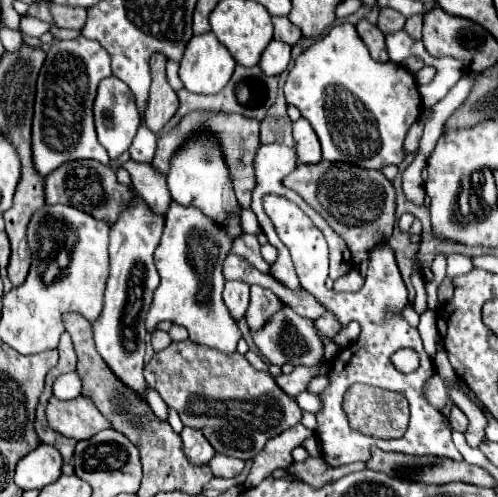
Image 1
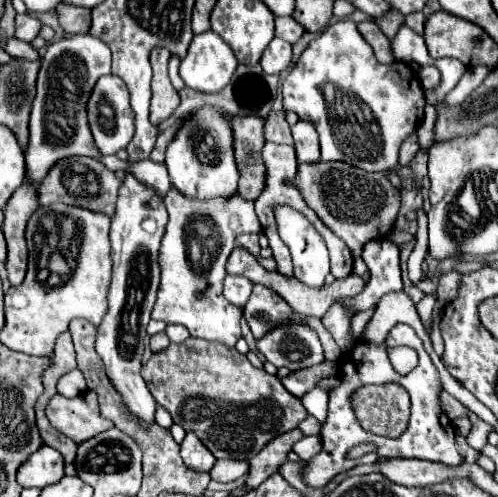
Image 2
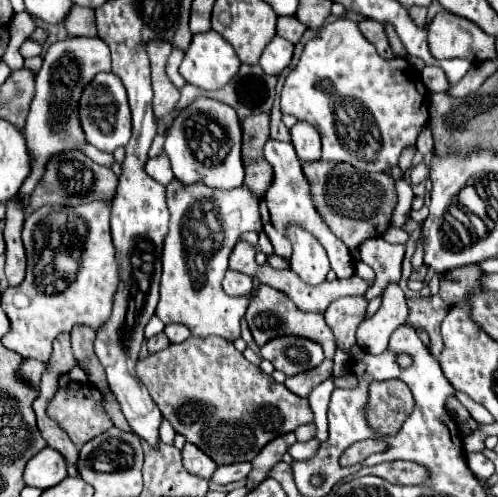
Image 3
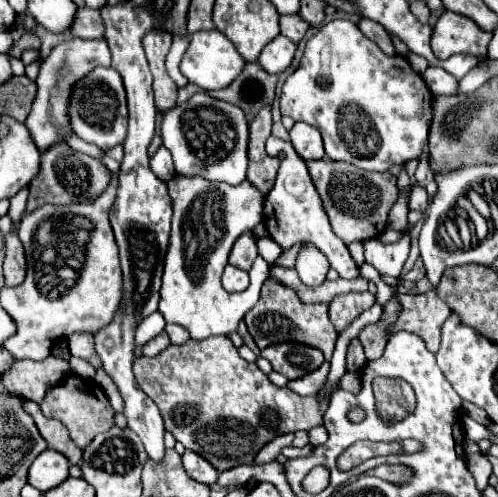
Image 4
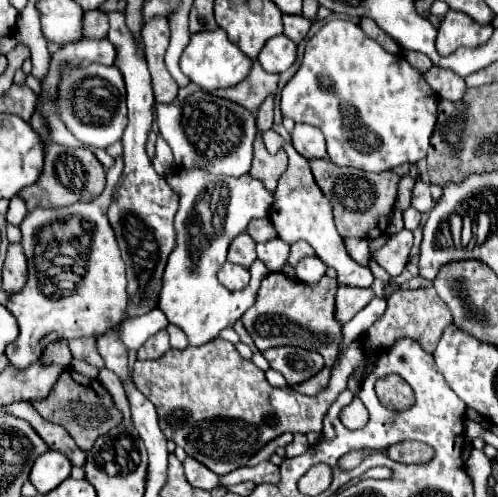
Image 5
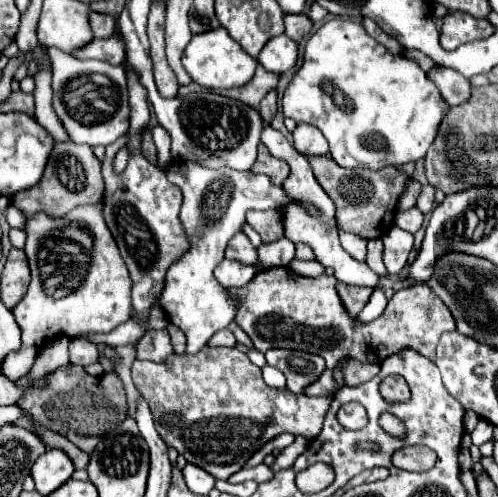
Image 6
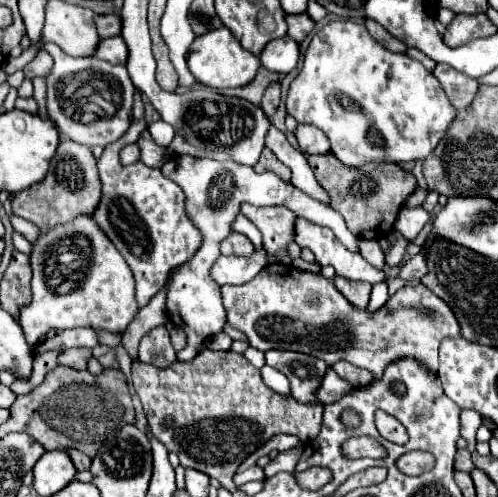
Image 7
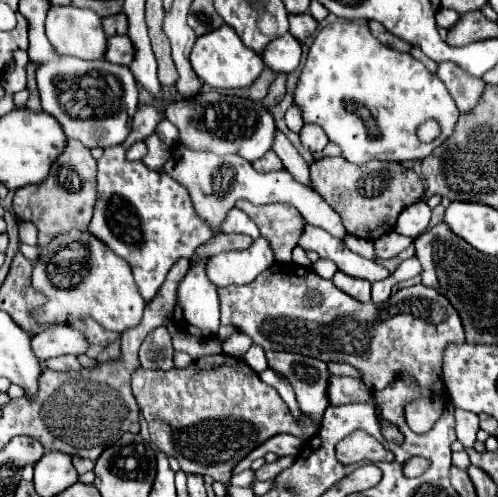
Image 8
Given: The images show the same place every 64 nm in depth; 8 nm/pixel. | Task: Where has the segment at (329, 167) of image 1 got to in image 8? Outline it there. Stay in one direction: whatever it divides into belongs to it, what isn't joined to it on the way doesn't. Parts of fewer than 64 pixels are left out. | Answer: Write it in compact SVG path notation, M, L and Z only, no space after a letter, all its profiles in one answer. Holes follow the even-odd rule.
M342 156L314 162L310 166L310 184L340 214L346 232L364 240L376 240L382 232L392 232L400 212L424 194L422 178L400 162L370 160L358 166Z

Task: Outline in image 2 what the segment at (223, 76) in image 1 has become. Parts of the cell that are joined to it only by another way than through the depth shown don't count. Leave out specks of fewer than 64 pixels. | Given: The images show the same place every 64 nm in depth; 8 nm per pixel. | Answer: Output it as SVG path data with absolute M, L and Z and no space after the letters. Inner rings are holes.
M212 30L194 36L186 58L180 64L180 76L188 88L200 92L218 92L232 78L238 60L232 48Z

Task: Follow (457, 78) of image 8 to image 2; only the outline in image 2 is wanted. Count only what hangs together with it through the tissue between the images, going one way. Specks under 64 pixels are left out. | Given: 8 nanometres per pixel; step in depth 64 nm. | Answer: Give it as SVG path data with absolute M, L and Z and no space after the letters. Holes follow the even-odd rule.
M436 66L420 68L420 80L426 90L434 90L440 84L440 70Z

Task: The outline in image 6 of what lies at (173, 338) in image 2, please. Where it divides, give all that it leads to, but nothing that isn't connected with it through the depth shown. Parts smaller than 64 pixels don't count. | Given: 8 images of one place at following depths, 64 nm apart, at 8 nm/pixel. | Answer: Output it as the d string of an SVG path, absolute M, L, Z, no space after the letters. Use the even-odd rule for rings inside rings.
M168 324L168 332L170 332L170 340L176 354L184 354L184 348L186 348L186 336L180 328L176 328L174 324Z

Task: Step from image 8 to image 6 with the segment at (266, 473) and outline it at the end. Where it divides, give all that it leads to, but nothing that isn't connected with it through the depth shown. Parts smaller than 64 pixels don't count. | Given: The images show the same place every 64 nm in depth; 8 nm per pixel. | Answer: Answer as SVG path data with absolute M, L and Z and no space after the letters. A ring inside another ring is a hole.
M296 436L294 444L290 444L288 448L284 448L284 450L276 456L276 460L274 460L274 464L270 466L270 470L272 470L272 472L280 472L280 470L290 468L290 466L296 462L296 458L306 450L306 446L308 446L308 440Z

